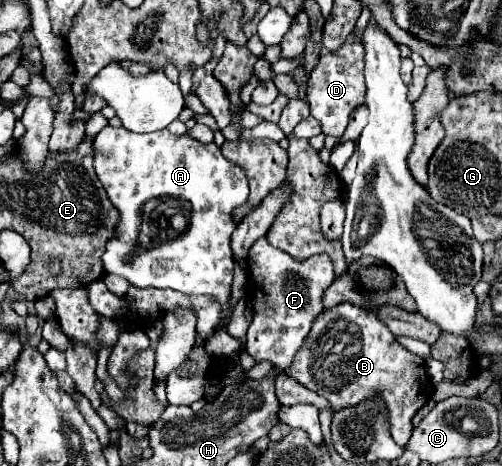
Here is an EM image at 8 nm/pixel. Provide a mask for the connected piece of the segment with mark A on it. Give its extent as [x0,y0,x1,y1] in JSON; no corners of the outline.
[94,127,248,323]

